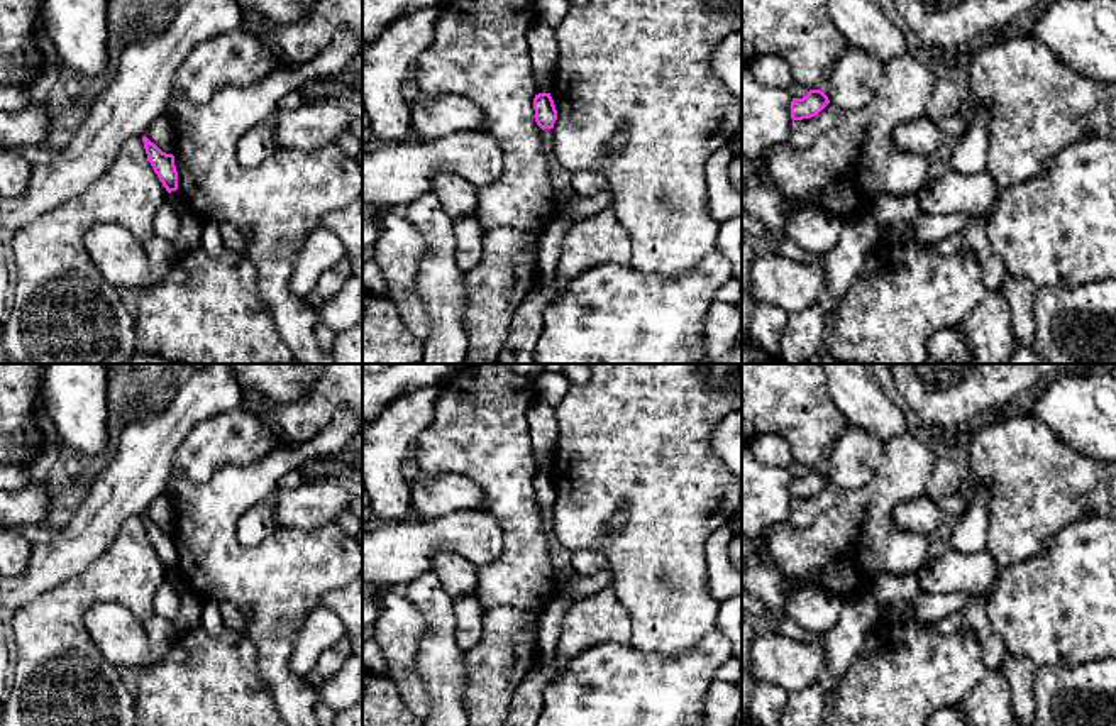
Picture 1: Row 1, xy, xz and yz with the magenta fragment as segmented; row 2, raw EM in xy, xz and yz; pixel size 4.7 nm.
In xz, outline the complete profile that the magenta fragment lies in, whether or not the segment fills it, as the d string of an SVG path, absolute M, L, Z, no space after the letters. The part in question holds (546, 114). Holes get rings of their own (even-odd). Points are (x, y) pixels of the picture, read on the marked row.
M539 93L533 98L535 122L544 129L554 129L557 110L550 93Z

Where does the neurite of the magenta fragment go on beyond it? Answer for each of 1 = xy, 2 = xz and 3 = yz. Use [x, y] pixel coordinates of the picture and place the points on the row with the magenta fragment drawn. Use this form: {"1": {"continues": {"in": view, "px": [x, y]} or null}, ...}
{"1": {"continues": null}, "2": {"continues": null}, "3": {"continues": null}}

